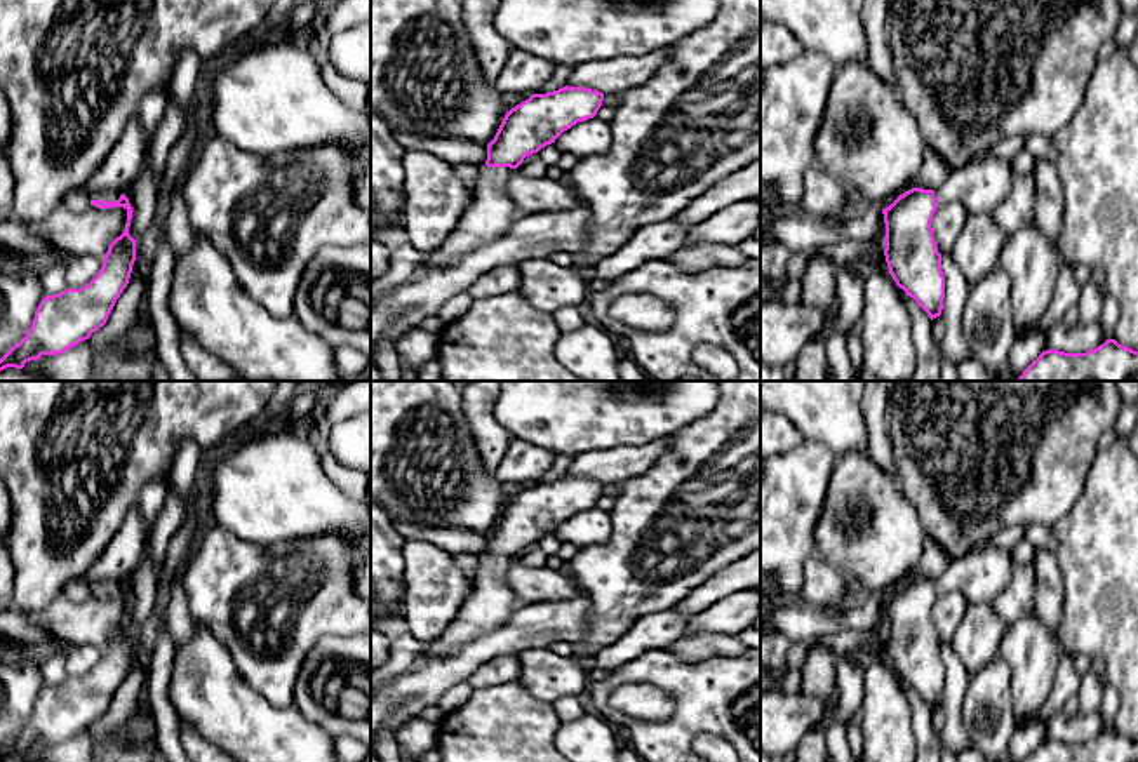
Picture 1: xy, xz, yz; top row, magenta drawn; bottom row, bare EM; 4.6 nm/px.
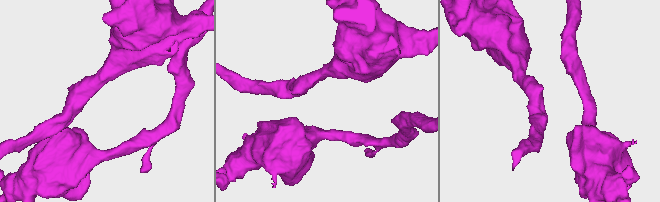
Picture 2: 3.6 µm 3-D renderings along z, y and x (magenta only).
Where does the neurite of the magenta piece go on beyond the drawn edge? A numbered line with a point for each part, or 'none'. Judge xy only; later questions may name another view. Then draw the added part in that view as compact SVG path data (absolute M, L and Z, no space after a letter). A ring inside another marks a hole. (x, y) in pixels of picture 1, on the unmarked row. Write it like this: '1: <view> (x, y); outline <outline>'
1: xy (110, 585); outline M101 579L101 581L96 581L92 583L90 590L106 590L106 592L115 592L120 588L120 581L117 579Z

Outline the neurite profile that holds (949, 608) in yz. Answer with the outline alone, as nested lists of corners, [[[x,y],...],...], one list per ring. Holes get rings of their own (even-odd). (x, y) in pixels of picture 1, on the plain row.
[[[959,590],[940,593],[933,611],[933,626],[940,644],[950,642],[955,626],[961,623],[969,602]]]

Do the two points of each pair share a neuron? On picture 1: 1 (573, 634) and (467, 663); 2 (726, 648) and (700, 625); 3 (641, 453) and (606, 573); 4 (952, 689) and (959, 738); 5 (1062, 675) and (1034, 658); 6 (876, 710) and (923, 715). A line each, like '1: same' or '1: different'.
1: same
2: different
3: different
4: same
5: different
6: different

